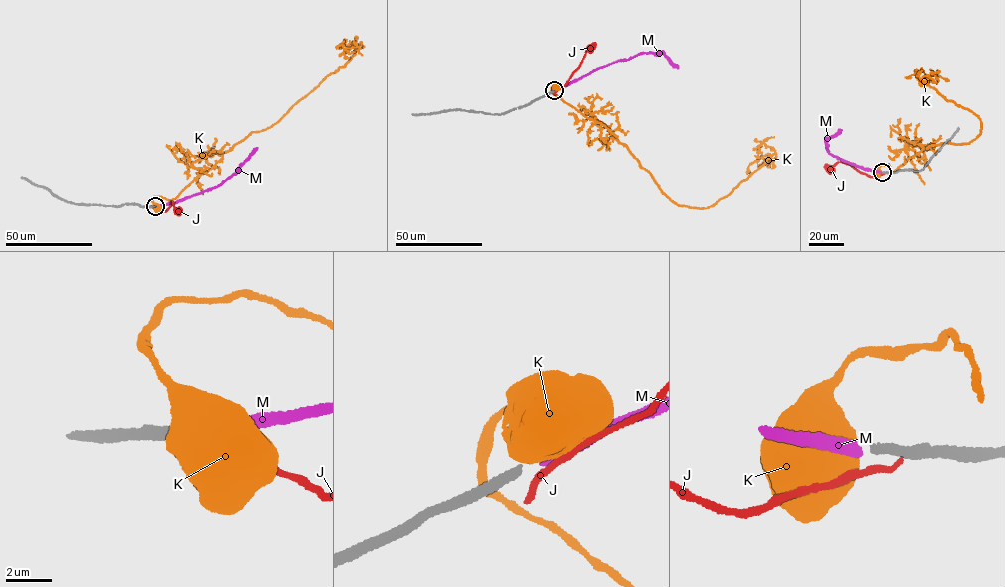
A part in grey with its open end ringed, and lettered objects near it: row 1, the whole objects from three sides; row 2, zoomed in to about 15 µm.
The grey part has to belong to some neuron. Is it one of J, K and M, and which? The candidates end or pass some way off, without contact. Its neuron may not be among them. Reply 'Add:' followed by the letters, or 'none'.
Add: M

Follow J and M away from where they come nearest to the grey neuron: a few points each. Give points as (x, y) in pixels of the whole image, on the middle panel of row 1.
J: (555, 92), (565, 84), (591, 48)
M: (555, 90), (594, 70), (639, 54), (661, 52), (678, 68)

